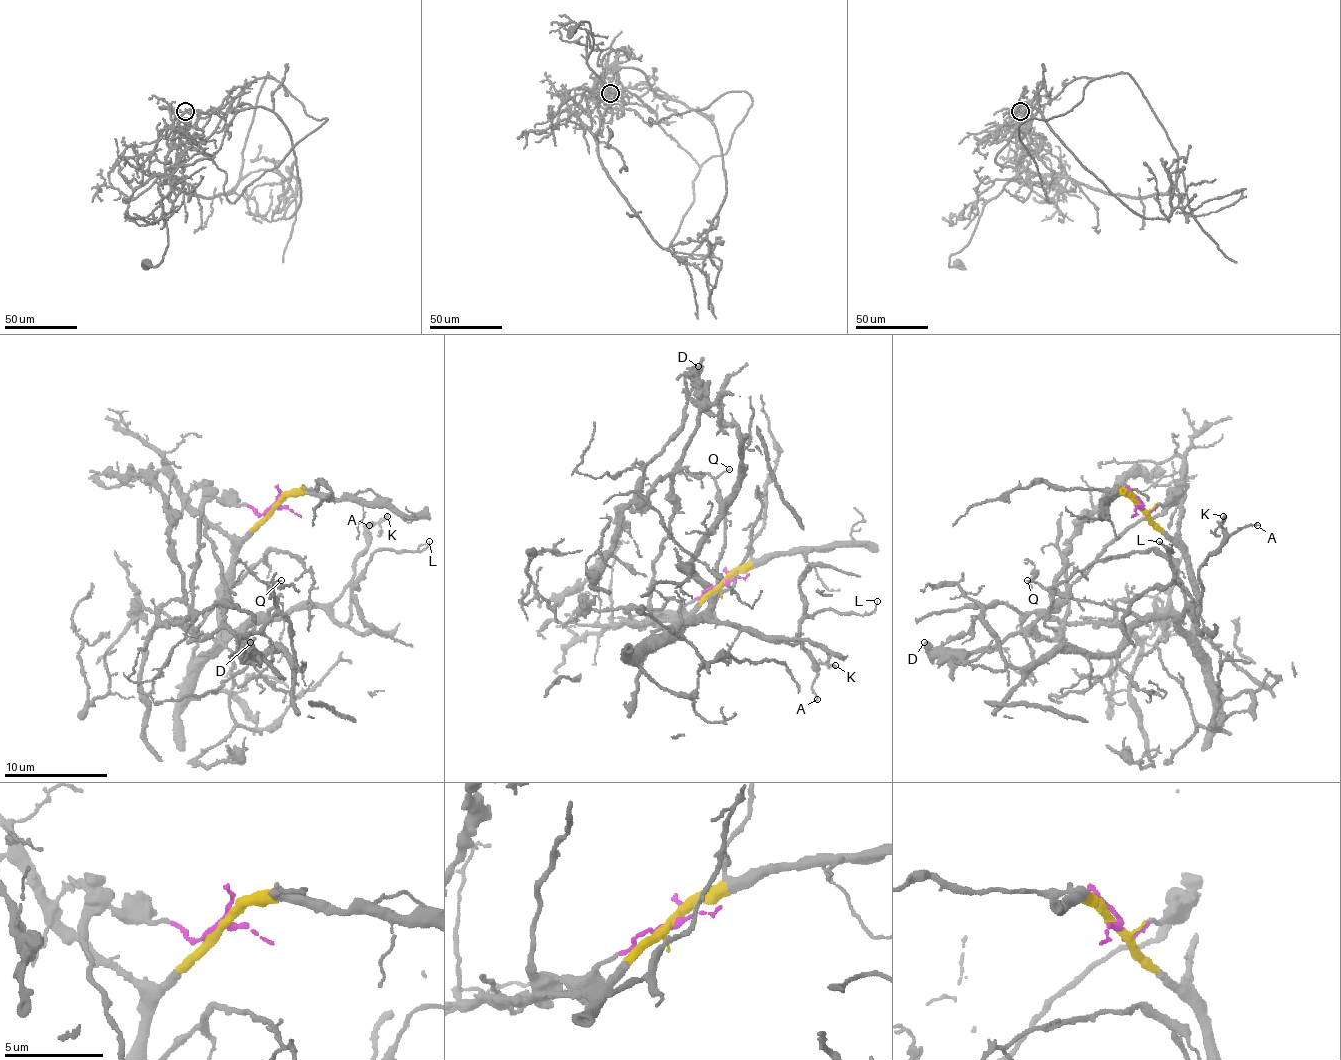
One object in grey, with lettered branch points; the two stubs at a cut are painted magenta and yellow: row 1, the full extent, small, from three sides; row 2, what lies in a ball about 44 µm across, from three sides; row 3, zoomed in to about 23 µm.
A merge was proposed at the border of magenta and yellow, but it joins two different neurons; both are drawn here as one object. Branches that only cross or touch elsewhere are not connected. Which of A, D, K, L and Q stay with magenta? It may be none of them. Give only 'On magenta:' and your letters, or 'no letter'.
On magenta: D

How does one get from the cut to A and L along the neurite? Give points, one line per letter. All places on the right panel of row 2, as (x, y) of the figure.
A: (1141, 505), (1185, 559), (1198, 600), (1190, 631), (1180, 621), (1201, 595), (1198, 567), (1258, 525)
L: (1141, 505), (1185, 559), (1198, 600), (1190, 631), (1180, 621), (1190, 608), (1198, 621), (1193, 598), (1159, 541)

